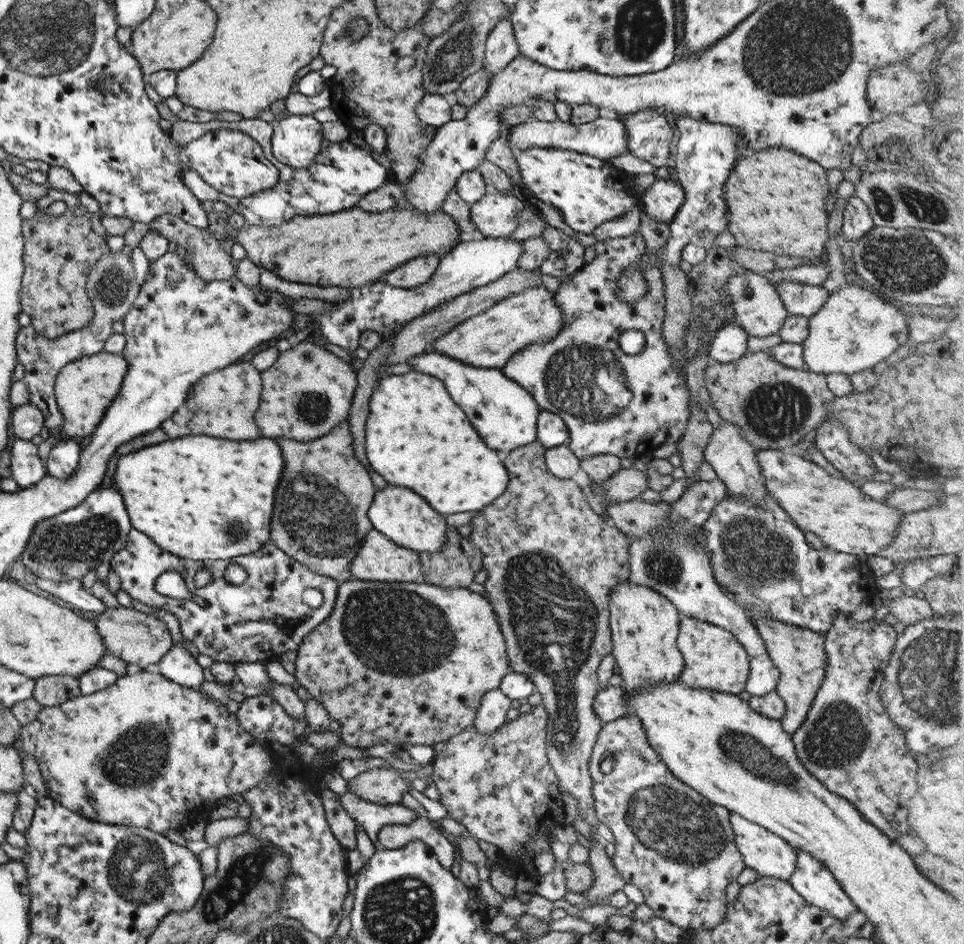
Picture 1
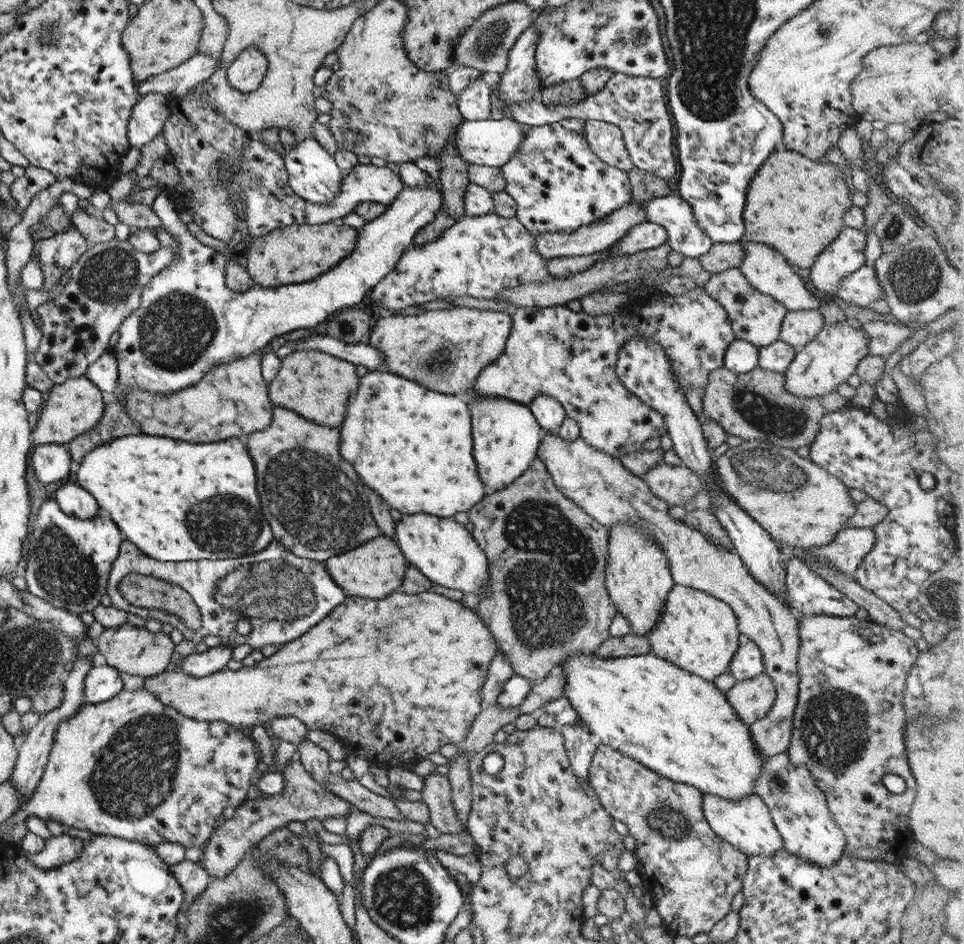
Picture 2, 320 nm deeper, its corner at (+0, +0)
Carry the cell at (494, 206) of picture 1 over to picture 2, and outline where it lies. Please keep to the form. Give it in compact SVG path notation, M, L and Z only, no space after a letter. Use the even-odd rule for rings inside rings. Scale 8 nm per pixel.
M493 212L481 216L463 215L431 242L416 247L410 246L403 251L395 267L370 288L368 294L371 309L376 310L378 314L386 314L388 310L401 310L406 306L429 302L436 298L455 298L455 296L493 300L506 288L528 282L547 281L550 275L546 270L546 259L535 250L533 244L534 237L514 216L501 218Z

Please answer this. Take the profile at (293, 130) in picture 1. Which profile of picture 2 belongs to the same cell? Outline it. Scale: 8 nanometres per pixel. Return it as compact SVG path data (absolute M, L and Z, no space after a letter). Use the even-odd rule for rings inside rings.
M313 137L292 145L291 151L283 158L283 168L286 170L286 184L302 201L324 204L339 193L342 172L337 168L334 158L321 148Z

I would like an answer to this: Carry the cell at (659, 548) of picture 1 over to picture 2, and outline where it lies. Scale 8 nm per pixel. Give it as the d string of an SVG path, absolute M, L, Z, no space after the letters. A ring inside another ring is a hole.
M740 636L737 649L729 661L728 668L728 673L736 682L751 680L764 673L762 656L755 643L749 638Z

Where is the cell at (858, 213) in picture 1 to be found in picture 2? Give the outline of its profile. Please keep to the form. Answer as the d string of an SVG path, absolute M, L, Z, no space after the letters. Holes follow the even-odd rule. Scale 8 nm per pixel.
M842 228L839 236L816 256L807 273L807 283L827 297L835 296L841 279L866 264L864 248L863 228Z

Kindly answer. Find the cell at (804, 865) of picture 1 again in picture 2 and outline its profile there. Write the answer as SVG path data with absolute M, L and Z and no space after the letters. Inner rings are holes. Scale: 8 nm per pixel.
M787 751L766 757L754 780L754 792L768 808L772 823L782 838L782 848L820 867L830 867L846 846L846 838L831 818L826 796L816 787L807 768L790 763Z

